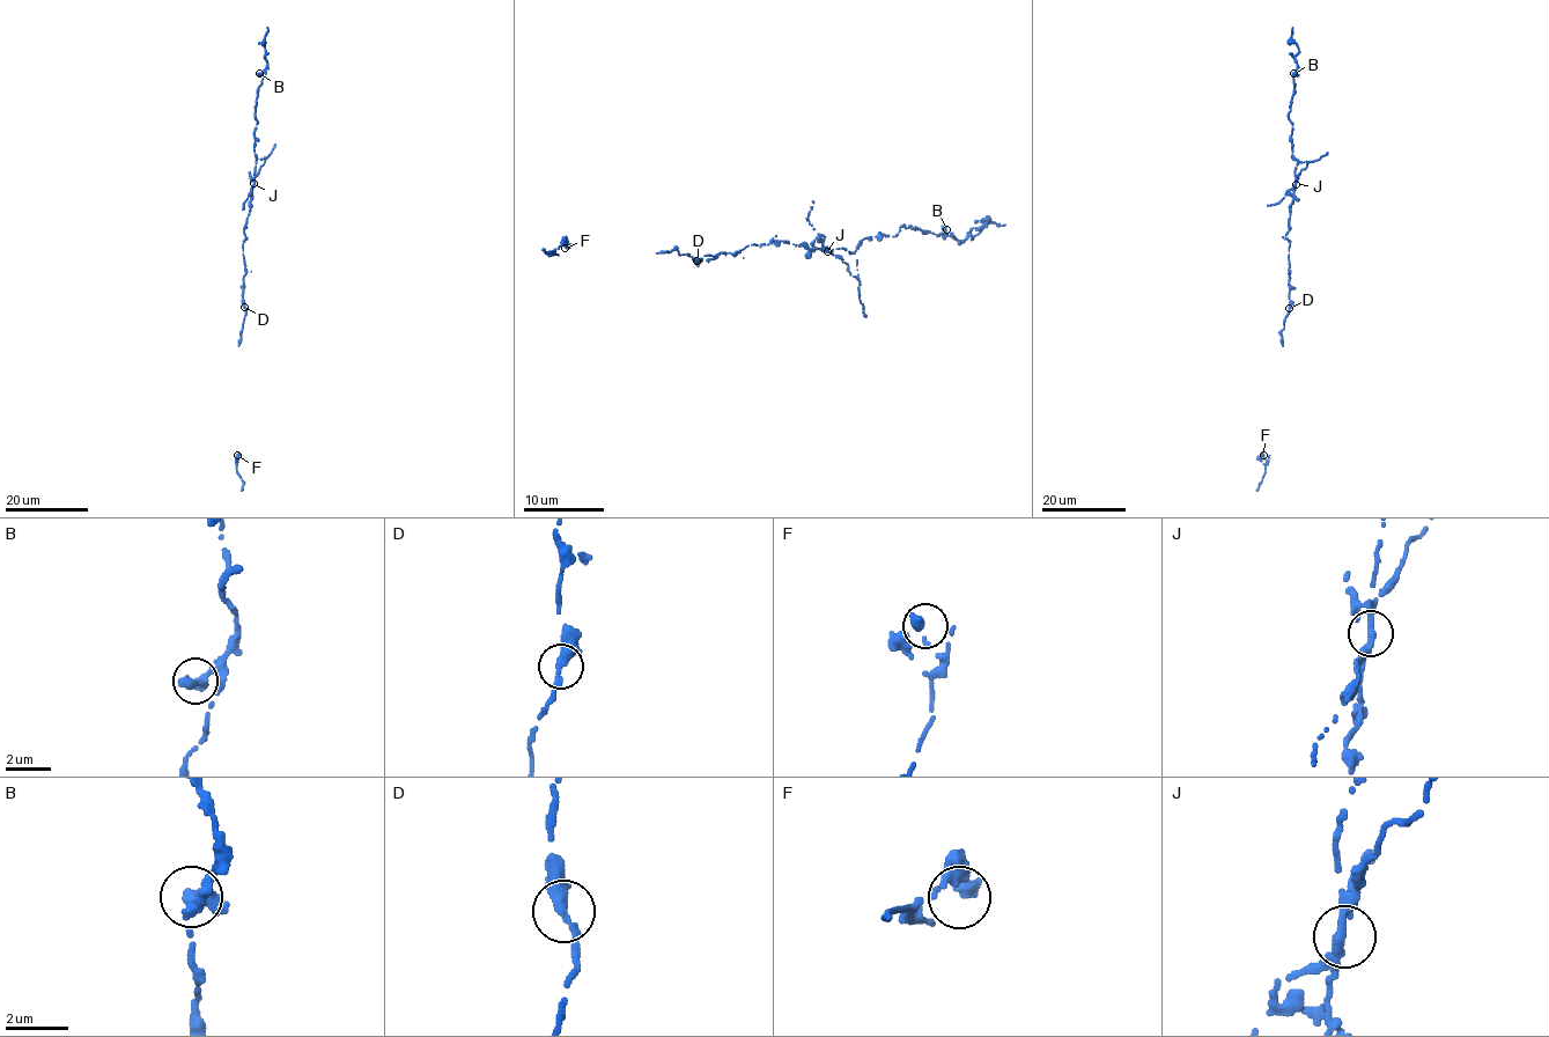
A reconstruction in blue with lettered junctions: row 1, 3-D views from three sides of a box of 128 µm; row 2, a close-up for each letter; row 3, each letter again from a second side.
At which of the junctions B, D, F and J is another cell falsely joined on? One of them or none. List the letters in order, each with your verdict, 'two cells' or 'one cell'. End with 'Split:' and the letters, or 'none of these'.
B: one cell
D: one cell
F: one cell
J: two cells
Split: J

